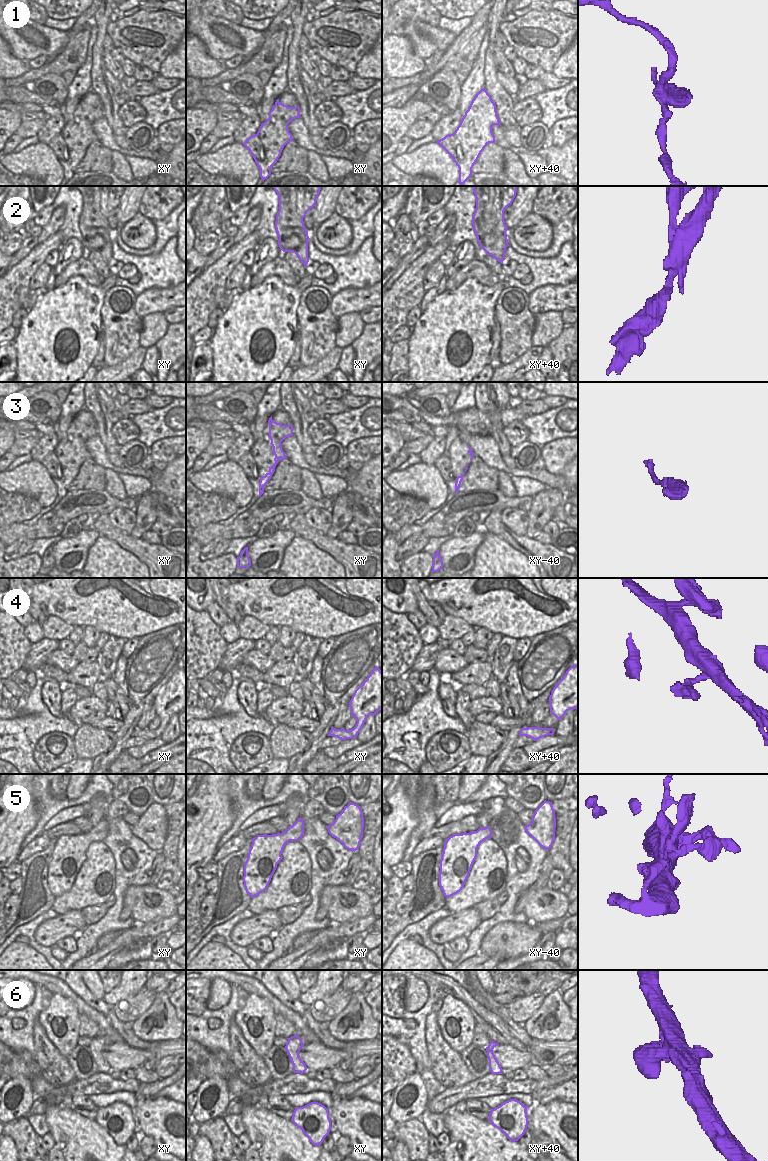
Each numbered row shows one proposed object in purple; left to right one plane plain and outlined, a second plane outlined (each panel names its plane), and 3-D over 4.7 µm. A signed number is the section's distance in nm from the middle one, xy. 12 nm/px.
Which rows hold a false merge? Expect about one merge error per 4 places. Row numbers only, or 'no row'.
1, 2

